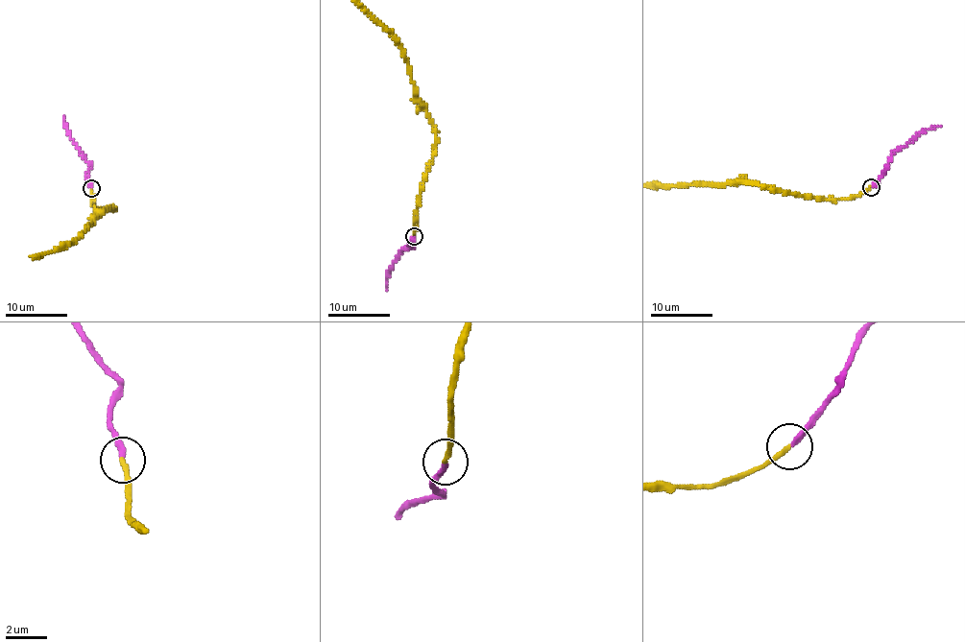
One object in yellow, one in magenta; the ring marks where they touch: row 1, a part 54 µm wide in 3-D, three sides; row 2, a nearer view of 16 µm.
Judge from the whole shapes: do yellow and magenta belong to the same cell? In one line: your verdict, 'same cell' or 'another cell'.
same cell

